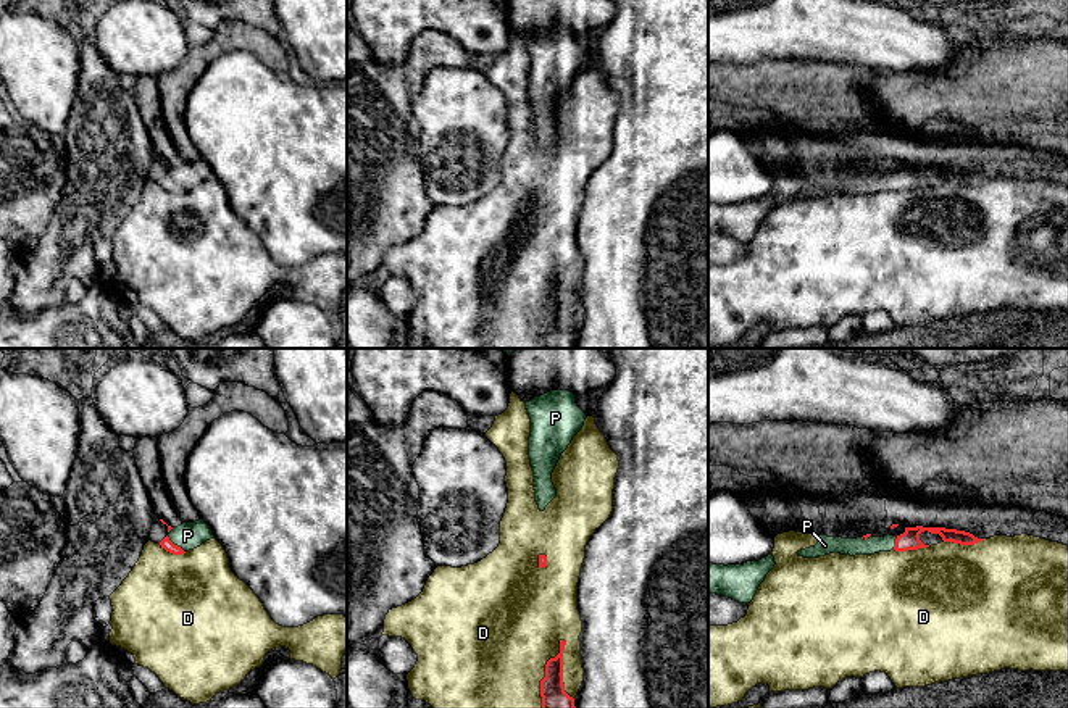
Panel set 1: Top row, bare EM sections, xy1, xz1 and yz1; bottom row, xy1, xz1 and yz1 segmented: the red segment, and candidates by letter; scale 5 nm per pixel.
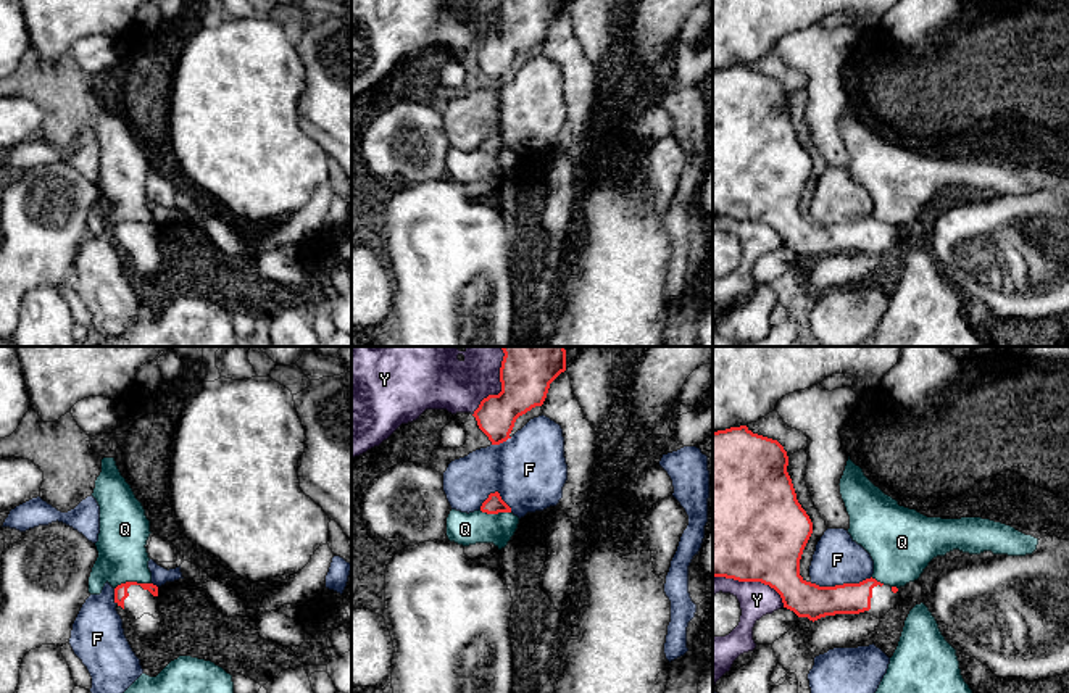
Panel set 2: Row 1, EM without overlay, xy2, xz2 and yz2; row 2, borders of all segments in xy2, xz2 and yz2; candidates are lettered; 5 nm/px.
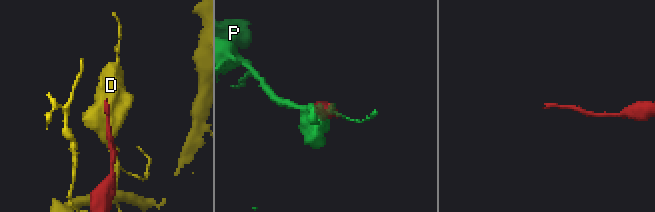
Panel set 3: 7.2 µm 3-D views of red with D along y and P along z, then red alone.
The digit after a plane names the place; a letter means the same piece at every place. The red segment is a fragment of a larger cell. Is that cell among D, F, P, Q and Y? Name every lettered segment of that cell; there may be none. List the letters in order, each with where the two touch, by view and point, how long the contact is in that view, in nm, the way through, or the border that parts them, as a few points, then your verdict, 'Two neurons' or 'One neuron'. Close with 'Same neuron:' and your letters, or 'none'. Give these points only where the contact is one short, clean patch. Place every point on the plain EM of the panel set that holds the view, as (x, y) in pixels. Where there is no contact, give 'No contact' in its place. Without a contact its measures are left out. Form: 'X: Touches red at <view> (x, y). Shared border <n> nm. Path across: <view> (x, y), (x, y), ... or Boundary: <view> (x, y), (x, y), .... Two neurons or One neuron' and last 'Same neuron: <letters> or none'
D: Touches red at xz1 (546, 312). Shared border 360 nm. Two neurons
F: Touches red at yz2 (840, 224). Shared border 320 nm. Two neurons
P: Touches red at xy1 (176, 184). Shared border 130 nm. Path across: xy1 (166, 183), (176, 184), (187, 174). One neuron
Q: Touches red at xy2 (133, 221). Shared border 190 nm. Boundary: xy2 (150, 221), (121, 221), (115, 228). Two neurons
Y: Touches red at yz2 (752, 219). Shared border 400 nm. Two neurons
Same neuron: P

